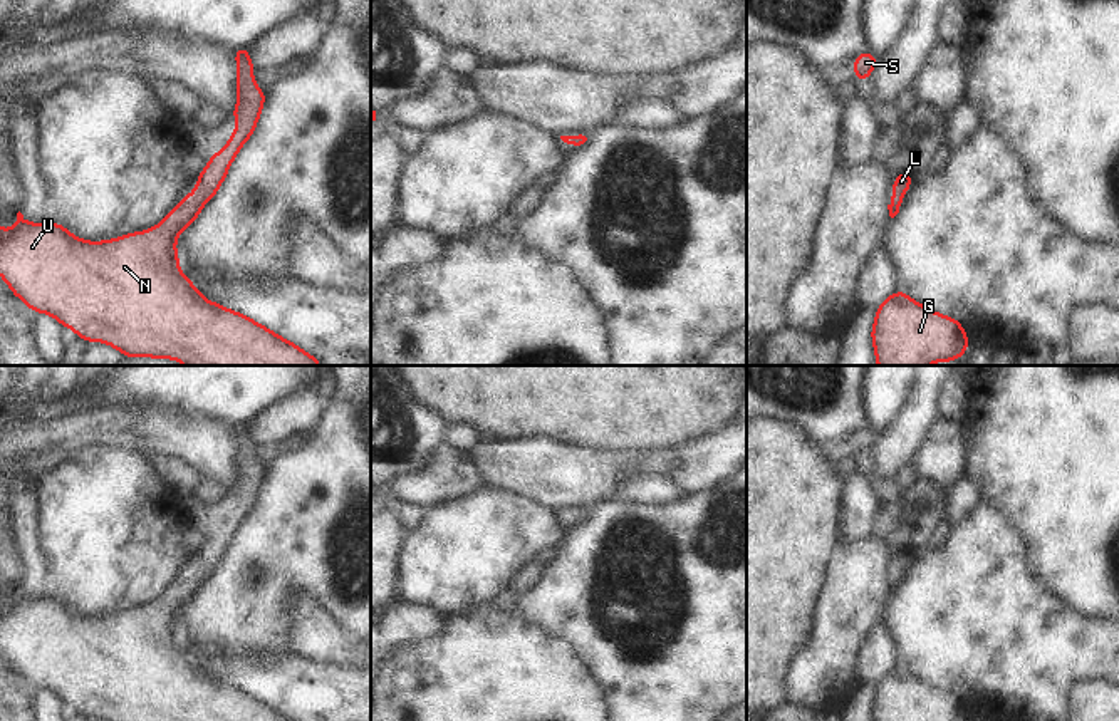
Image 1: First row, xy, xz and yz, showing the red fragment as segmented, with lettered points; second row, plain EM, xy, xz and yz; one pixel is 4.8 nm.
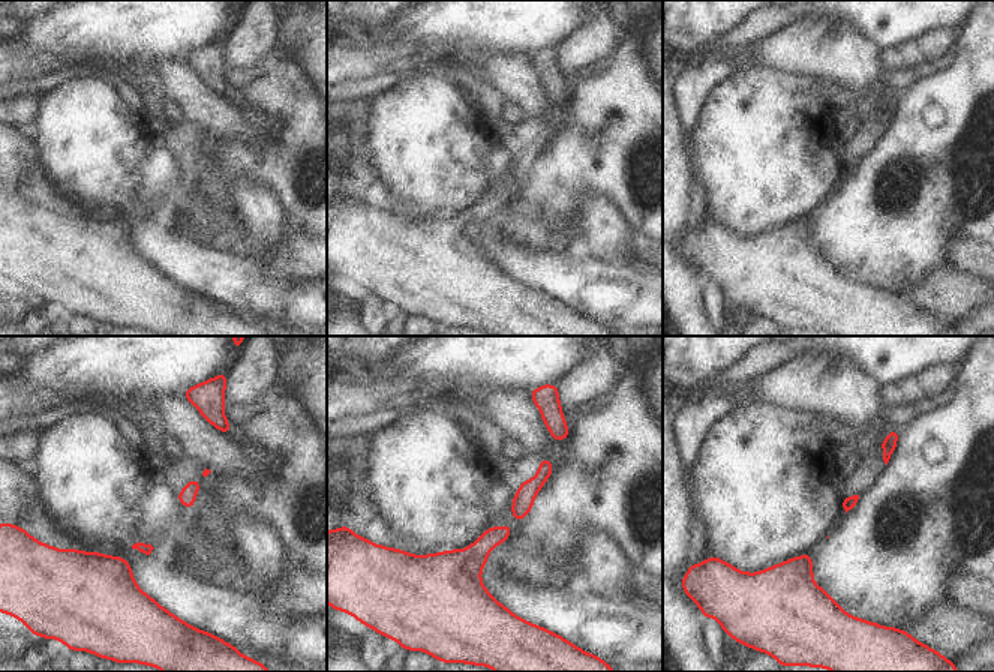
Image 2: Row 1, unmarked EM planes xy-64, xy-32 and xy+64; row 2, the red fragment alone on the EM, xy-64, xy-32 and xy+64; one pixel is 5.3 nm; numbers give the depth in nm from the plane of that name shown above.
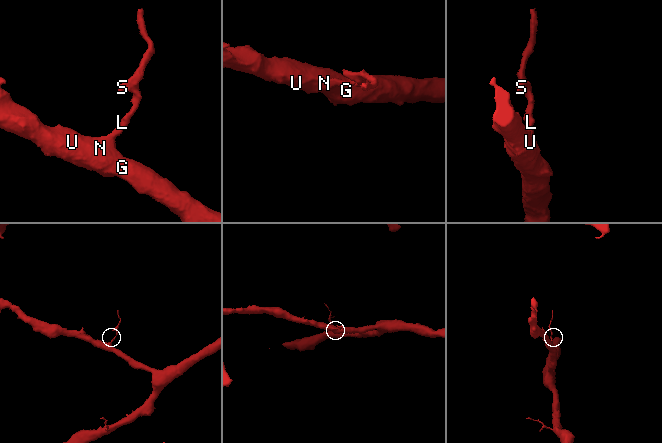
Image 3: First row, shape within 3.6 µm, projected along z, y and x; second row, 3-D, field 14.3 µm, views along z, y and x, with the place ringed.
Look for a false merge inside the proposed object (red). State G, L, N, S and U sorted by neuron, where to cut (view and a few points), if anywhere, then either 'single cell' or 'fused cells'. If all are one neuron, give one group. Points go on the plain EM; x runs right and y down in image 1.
G L N S U; no cut; single cell

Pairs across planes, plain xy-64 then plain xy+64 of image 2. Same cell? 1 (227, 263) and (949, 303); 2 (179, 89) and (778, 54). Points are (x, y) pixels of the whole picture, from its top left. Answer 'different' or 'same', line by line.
1: same
2: same

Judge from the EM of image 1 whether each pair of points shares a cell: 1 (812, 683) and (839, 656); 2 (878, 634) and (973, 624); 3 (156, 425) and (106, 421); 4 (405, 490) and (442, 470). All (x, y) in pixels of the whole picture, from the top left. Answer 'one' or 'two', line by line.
1: one
2: two
3: one
4: one

